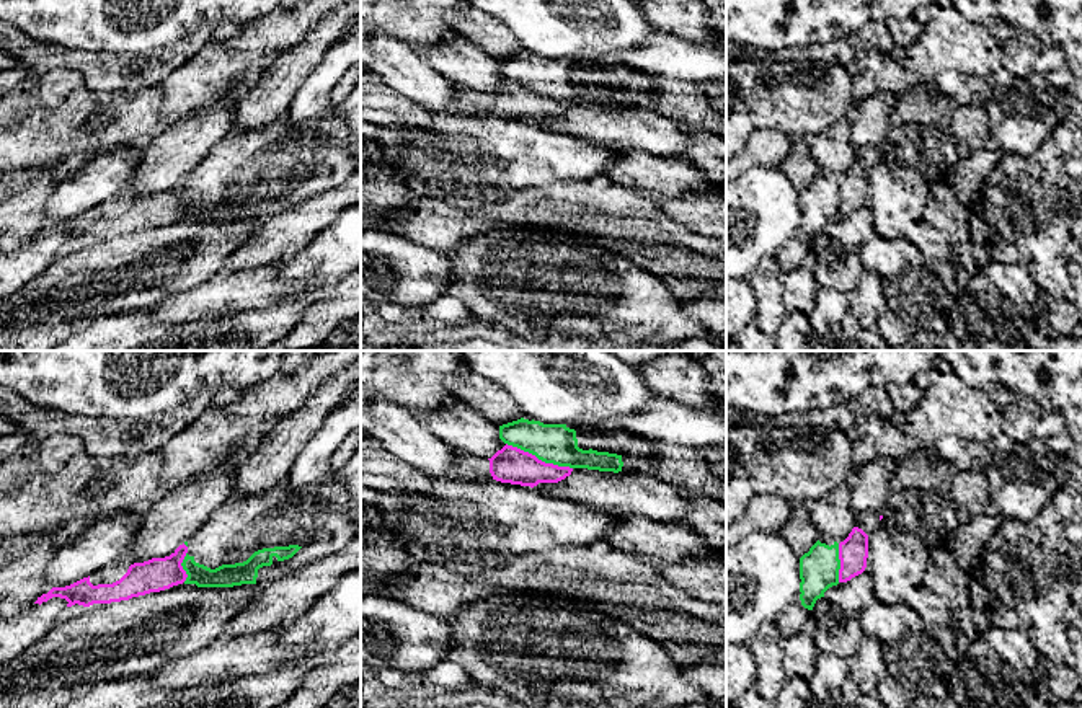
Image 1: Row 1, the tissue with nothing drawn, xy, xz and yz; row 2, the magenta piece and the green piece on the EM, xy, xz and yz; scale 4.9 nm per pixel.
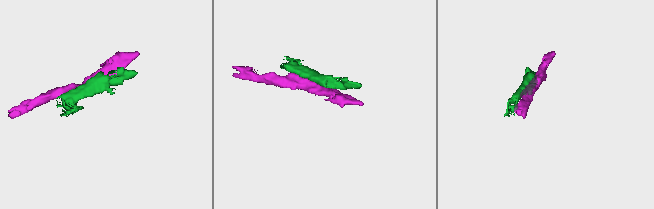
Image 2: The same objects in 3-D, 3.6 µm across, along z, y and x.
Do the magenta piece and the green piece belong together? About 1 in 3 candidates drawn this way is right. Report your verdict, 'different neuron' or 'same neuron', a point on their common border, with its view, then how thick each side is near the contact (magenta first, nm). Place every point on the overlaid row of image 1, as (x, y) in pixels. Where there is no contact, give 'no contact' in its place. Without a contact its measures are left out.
different neuron | xz (537, 459) | 180/200 nm

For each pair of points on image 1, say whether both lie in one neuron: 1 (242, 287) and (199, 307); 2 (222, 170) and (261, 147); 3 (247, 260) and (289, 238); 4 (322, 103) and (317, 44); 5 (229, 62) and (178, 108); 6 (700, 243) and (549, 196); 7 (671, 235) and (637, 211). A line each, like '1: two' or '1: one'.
1: one
2: one
3: one
4: two
5: one
6: one
7: one

